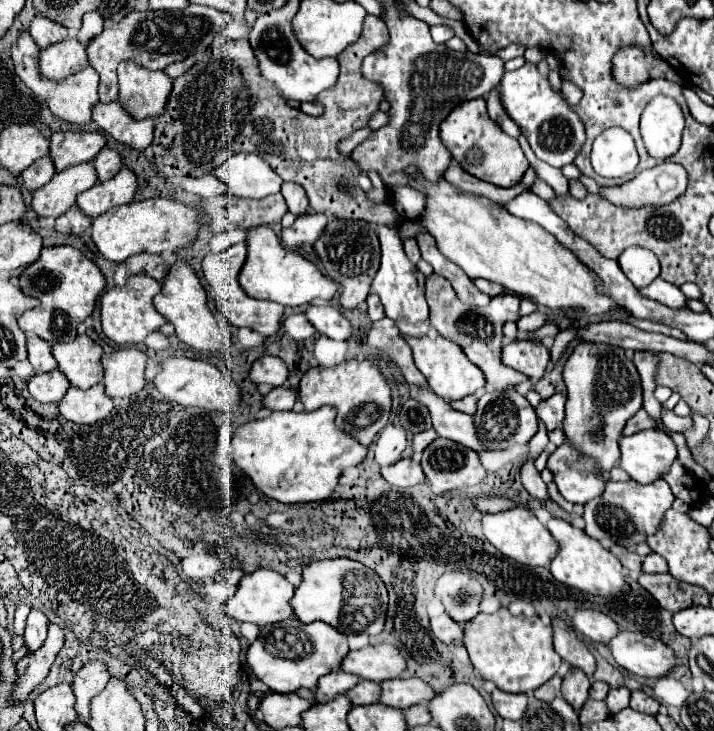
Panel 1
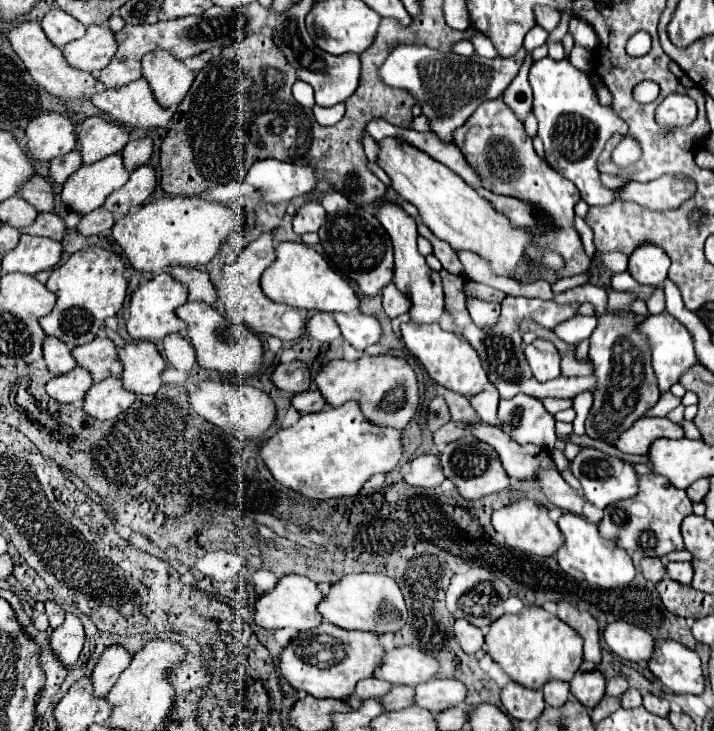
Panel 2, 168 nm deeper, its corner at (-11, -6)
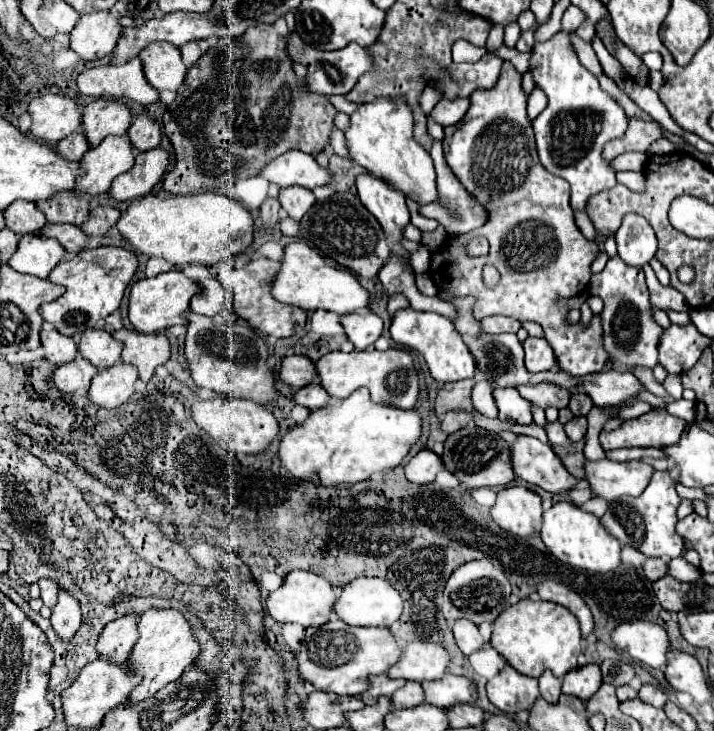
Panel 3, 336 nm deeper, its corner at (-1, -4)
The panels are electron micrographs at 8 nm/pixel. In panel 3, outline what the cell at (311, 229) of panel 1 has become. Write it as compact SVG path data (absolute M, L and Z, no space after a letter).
M284 188L280 190L278 200L290 218L300 220L314 204L314 194L308 188Z

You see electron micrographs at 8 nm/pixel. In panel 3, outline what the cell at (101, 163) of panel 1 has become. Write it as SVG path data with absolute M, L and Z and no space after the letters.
M144 114L136 116L136 120L134 120L132 126L128 128L128 136L130 136L130 140L132 140L132 144L134 144L134 148L136 148L138 152L152 150L152 148L156 148L156 146L160 144L160 140L162 140L160 126L158 126L152 118L148 118L148 116L144 116Z

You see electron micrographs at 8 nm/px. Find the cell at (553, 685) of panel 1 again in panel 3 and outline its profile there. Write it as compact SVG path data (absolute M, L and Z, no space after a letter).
M546 670L546 672L542 672L538 682L540 682L540 696L544 700L548 700L548 702L558 702L560 694L562 694L562 690L560 690L562 688L562 680L556 678L550 670Z

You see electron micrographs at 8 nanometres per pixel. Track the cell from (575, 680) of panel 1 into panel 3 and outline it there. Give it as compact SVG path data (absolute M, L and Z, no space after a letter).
M586 664L586 666L570 670L564 676L562 692L578 696L580 700L588 700L600 686L602 686L600 666L598 664Z

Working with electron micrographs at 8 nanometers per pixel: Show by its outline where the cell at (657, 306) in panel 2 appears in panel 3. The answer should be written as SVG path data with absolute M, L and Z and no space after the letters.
M650 266L642 268L646 274L646 282L648 282L648 290L650 290L650 300L656 308L672 308L678 312L688 312L690 308L684 304L684 296L674 290L672 286L662 286L654 274L654 270Z

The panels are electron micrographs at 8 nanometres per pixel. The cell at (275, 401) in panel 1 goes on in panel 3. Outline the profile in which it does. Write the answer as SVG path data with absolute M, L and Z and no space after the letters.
M308 384L308 386L304 386L302 390L296 392L294 400L300 406L306 406L310 410L318 410L318 408L324 408L330 402L330 394L320 384Z

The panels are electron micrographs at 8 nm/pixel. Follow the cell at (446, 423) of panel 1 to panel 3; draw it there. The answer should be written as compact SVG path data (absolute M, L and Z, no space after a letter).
M518 436L518 440L510 444L510 448L514 472L522 480L536 484L552 494L568 492L578 484L578 478L562 468L562 462L552 452L550 444L542 444L540 440L530 436Z

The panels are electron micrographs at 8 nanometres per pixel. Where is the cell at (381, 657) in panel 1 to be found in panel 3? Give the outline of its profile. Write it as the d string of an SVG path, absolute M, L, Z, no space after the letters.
M410 642L404 646L402 660L388 670L392 678L404 680L440 680L450 666L450 654L436 642Z

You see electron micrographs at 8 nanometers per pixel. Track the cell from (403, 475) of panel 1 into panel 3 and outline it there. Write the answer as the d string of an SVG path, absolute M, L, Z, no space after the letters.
M424 448L406 464L406 478L414 484L430 484L440 470L444 470L440 456Z

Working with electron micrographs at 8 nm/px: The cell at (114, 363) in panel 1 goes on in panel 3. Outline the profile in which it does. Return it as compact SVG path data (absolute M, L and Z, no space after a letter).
M122 328L114 332L114 338L124 342L122 362L134 364L142 382L148 382L154 370L170 358L170 340L166 334L142 334L132 328Z

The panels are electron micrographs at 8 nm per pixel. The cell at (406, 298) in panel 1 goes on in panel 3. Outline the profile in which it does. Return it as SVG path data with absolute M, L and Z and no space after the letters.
M360 174L356 176L356 188L362 204L378 218L384 232L392 240L392 254L410 256L402 246L402 228L410 222L410 212L406 206L406 196L402 192L394 192L394 188L386 188L378 176Z

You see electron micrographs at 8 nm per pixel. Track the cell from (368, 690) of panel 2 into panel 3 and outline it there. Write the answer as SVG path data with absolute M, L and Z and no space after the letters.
M380 674L380 676L372 676L372 686L370 690L366 690L366 694L362 694L362 700L366 704L376 704L376 700L380 696L392 696L398 688L402 688L406 684L406 680L392 680L388 678L386 674Z

